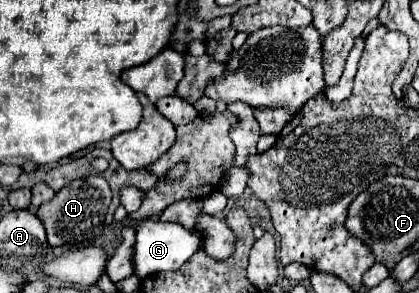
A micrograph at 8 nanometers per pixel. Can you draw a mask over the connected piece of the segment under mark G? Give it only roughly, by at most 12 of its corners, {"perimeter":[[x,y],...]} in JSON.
{"perimeter":[[137,223],[137,277],[179,269],[201,237],[179,223]]}

